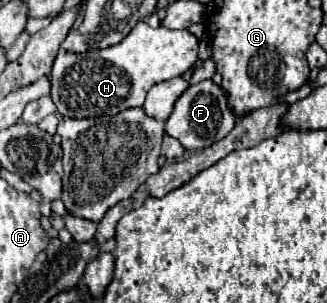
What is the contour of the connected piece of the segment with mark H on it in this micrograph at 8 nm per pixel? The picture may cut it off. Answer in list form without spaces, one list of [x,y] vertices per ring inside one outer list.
[[[140,21],[126,39],[118,45],[86,51],[86,53],[68,53],[60,51],[50,79],[52,91],[50,97],[64,117],[98,117],[98,115],[116,115],[130,107],[142,107],[148,89],[156,83],[184,75],[198,61],[198,39],[188,29],[152,29],[148,23]]]

